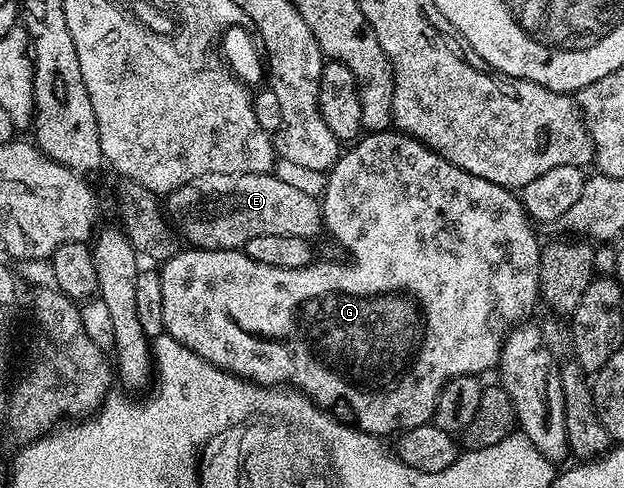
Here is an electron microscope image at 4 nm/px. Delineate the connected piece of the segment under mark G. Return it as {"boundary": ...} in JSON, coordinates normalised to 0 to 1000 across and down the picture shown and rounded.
{"boundary":[[[633,262],[598,266],[566,289],[546,314],[532,346],[524,350],[522,365],[526,375],[513,406],[516,463],[521,473],[538,471],[538,488],[558,510],[564,537],[506,533],[500,543],[484,549],[433,549],[433,541],[413,541],[413,533],[401,533],[389,510],[290,510],[287,520],[261,539],[253,553],[260,574],[263,674],[274,693],[285,697],[285,705],[324,730],[324,738],[367,758],[385,775],[396,775],[412,791],[478,799],[506,826],[511,838],[537,842],[540,850],[563,861],[572,881],[617,893],[615,889],[633,891],[657,877],[684,873],[694,863],[702,811],[718,777],[776,770],[780,758],[793,760],[801,738],[803,709],[817,672],[838,662],[846,652],[845,643],[857,631],[859,619],[862,627],[869,496],[867,490],[859,490],[861,465],[840,430],[835,408],[822,391],[798,377],[785,377],[785,369],[772,369],[772,361],[760,361],[721,336],[721,328],[715,328],[668,283],[644,275]]]}

